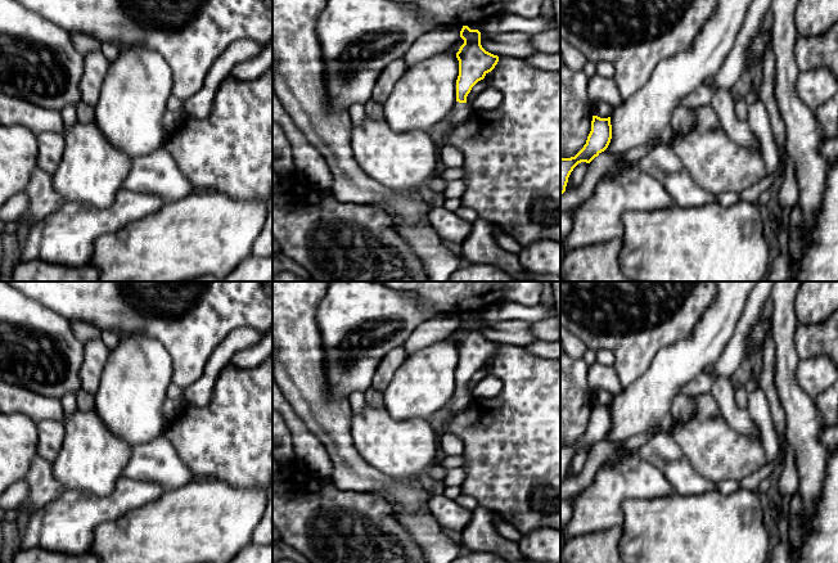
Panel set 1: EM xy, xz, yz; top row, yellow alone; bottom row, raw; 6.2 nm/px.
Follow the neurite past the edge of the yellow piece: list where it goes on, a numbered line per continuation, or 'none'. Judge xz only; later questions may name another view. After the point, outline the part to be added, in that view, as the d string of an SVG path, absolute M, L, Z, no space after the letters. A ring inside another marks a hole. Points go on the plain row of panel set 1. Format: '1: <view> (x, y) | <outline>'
1: xz (462, 400) | M456 389L455 395L452 396L452 404L450 406L449 414L446 415L445 420L442 422L441 425L441 434L447 433L449 424L451 420L464 413L467 407L470 405L473 400L472 392L468 391L459 391Z

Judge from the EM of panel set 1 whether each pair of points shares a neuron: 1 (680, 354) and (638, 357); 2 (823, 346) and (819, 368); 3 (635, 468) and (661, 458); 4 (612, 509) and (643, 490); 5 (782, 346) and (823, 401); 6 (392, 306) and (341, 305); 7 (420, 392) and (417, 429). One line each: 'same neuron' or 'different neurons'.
1: different neurons
2: different neurons
3: different neurons
4: same neuron
5: different neurons
6: same neuron
7: different neurons

